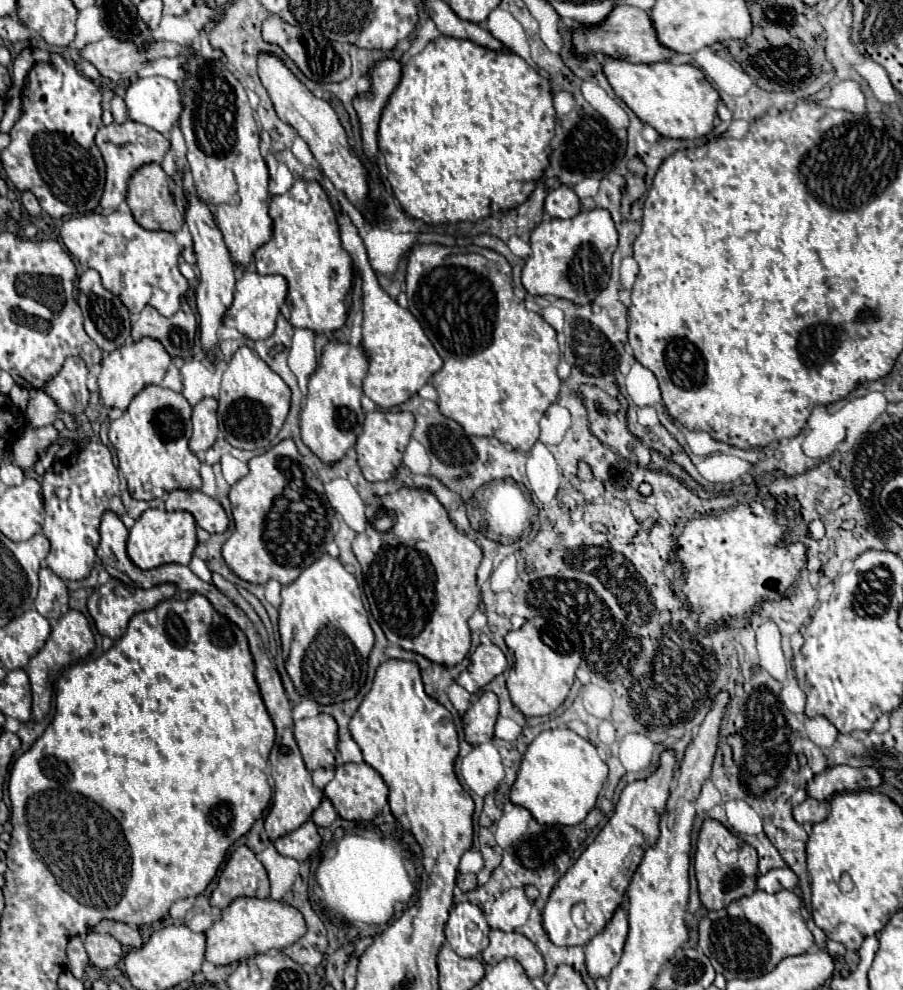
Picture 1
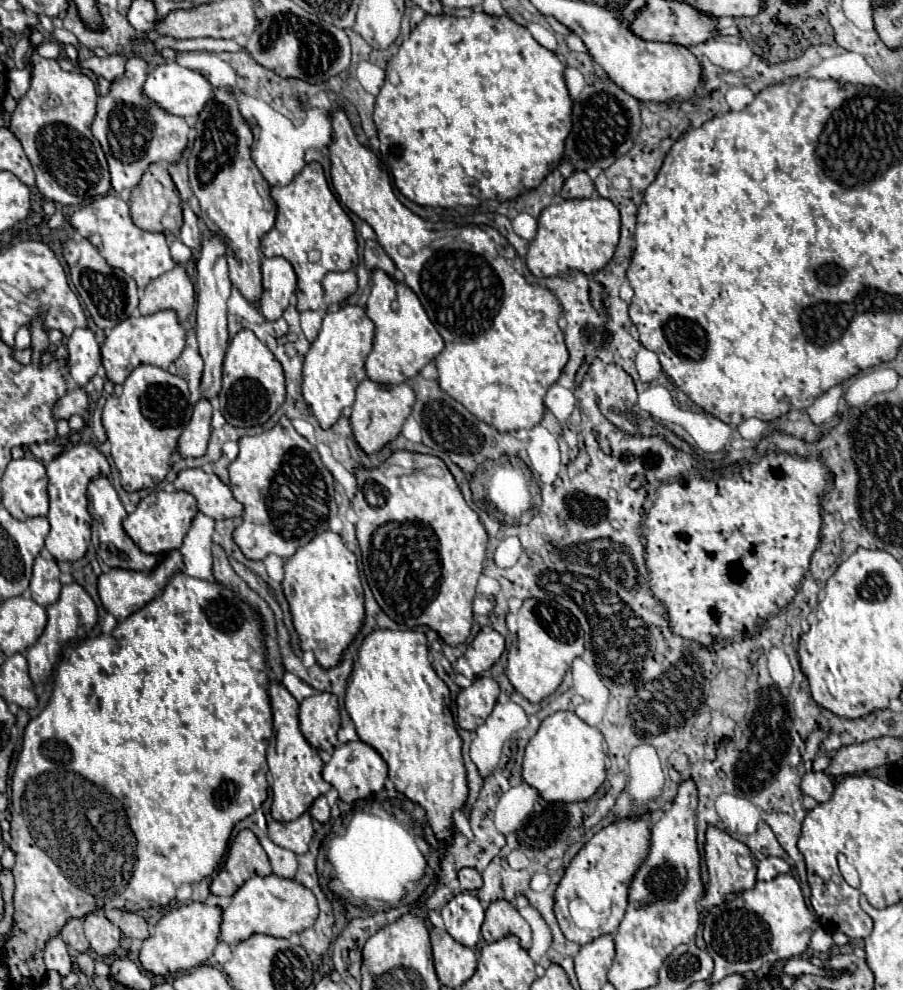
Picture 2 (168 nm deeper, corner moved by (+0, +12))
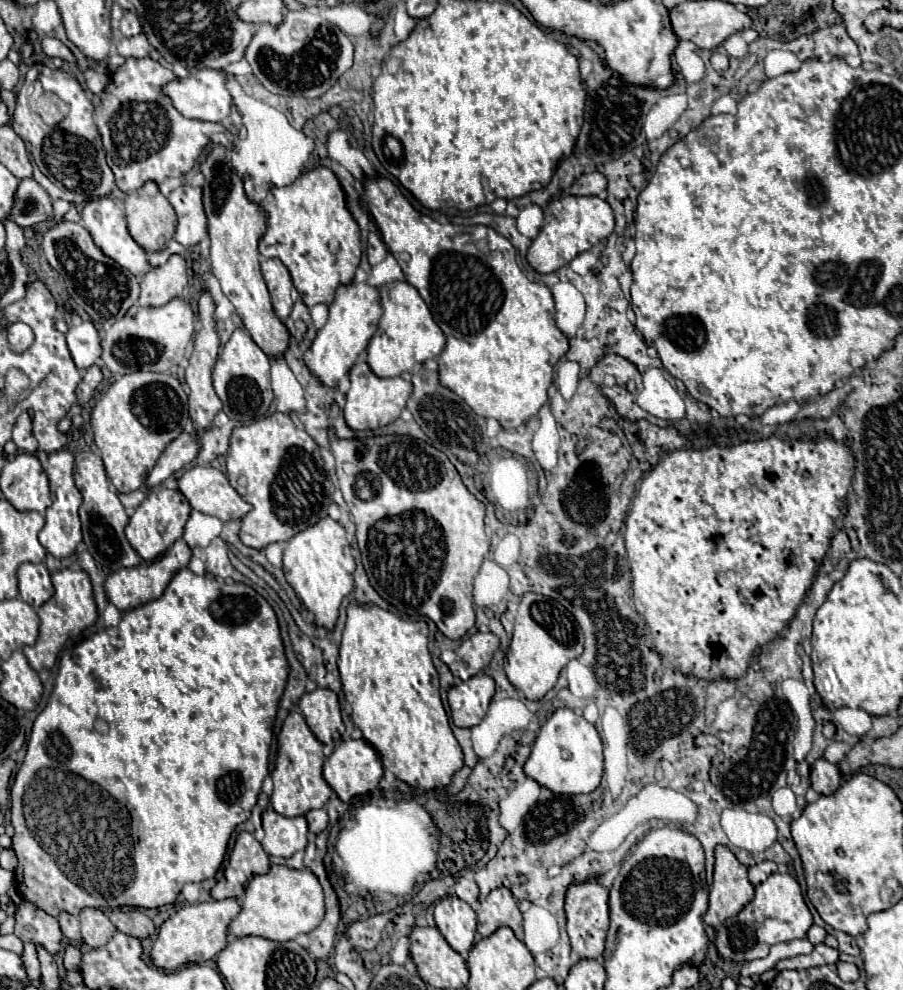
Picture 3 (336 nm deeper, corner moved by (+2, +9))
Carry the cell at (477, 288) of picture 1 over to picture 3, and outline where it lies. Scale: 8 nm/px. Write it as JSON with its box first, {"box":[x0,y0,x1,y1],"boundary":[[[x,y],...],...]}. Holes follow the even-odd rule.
{"box":[361,178,569,430],"boundary":[[[373,178],[373,180],[367,180],[361,188],[361,200],[367,204],[367,210],[369,214],[375,218],[379,230],[381,230],[381,238],[385,242],[385,246],[391,250],[391,254],[395,256],[395,260],[399,262],[401,270],[407,274],[407,282],[413,284],[419,294],[423,296],[423,300],[427,302],[435,322],[439,324],[439,328],[445,332],[445,338],[447,338],[447,344],[439,356],[439,378],[441,378],[441,384],[447,386],[449,390],[453,390],[457,396],[461,396],[477,414],[485,416],[485,418],[495,418],[499,420],[499,424],[507,430],[515,430],[517,426],[525,424],[531,416],[535,416],[539,412],[539,408],[547,402],[547,390],[553,382],[553,368],[557,364],[557,360],[569,350],[569,340],[567,336],[557,328],[555,324],[555,304],[553,304],[553,294],[551,290],[545,286],[545,284],[537,284],[537,282],[529,282],[527,274],[519,268],[517,264],[517,250],[513,248],[513,244],[503,238],[501,234],[497,234],[495,230],[491,230],[489,226],[453,226],[453,224],[439,224],[437,220],[417,212],[411,202],[405,198],[405,194],[399,190],[399,186],[395,186],[391,180],[387,178]],[[479,240],[485,240],[487,242],[487,252],[481,252],[477,248],[477,242]]]}

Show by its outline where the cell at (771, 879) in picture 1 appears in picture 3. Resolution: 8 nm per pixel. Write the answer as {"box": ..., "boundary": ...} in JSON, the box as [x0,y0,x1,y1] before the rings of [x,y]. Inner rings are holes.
{"box":[749,862,777,886],"boundary":[[[759,862],[759,864],[749,868],[749,882],[753,886],[757,886],[757,884],[765,882],[767,876],[773,874],[773,872],[777,872],[777,864],[775,862]]]}

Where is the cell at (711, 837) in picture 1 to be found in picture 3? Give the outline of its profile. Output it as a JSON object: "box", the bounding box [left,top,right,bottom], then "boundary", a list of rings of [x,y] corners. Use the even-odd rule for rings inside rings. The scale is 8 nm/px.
{"box":[703,846,753,926],"boundary":[[[717,846],[709,910],[703,916],[705,924],[719,926],[727,918],[735,918],[735,914],[751,902],[753,894],[753,886],[747,878],[747,866],[743,866],[729,848]]]}

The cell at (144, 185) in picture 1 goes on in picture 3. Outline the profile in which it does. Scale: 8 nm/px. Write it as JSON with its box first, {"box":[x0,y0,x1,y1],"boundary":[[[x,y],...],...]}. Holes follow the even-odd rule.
{"box":[125,182,175,252],"boundary":[[[155,182],[125,196],[125,214],[129,234],[147,252],[161,252],[175,234],[175,210]]]}

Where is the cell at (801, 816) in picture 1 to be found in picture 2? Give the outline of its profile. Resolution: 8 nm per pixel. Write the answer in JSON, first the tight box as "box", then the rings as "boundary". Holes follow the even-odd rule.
{"box":[801,771,833,803],"boundary":[[[823,771],[819,773],[807,773],[803,779],[801,779],[801,791],[803,795],[809,795],[813,797],[817,803],[825,803],[831,799],[833,795],[833,781],[831,777],[827,777]]]}

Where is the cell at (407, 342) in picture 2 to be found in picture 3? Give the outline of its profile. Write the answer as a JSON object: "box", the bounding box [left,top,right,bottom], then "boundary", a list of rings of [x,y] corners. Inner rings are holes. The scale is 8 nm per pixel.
{"box":[367,282,445,378],"boundary":[[[391,282],[391,284],[381,286],[379,290],[381,290],[383,316],[379,320],[377,332],[373,334],[373,338],[367,346],[367,364],[371,366],[371,370],[381,378],[393,378],[393,376],[401,376],[403,372],[411,372],[415,364],[423,364],[427,358],[437,358],[441,354],[441,350],[445,348],[445,334],[435,324],[427,304],[421,298],[421,294],[417,292],[417,288],[411,286],[409,282]]]}

